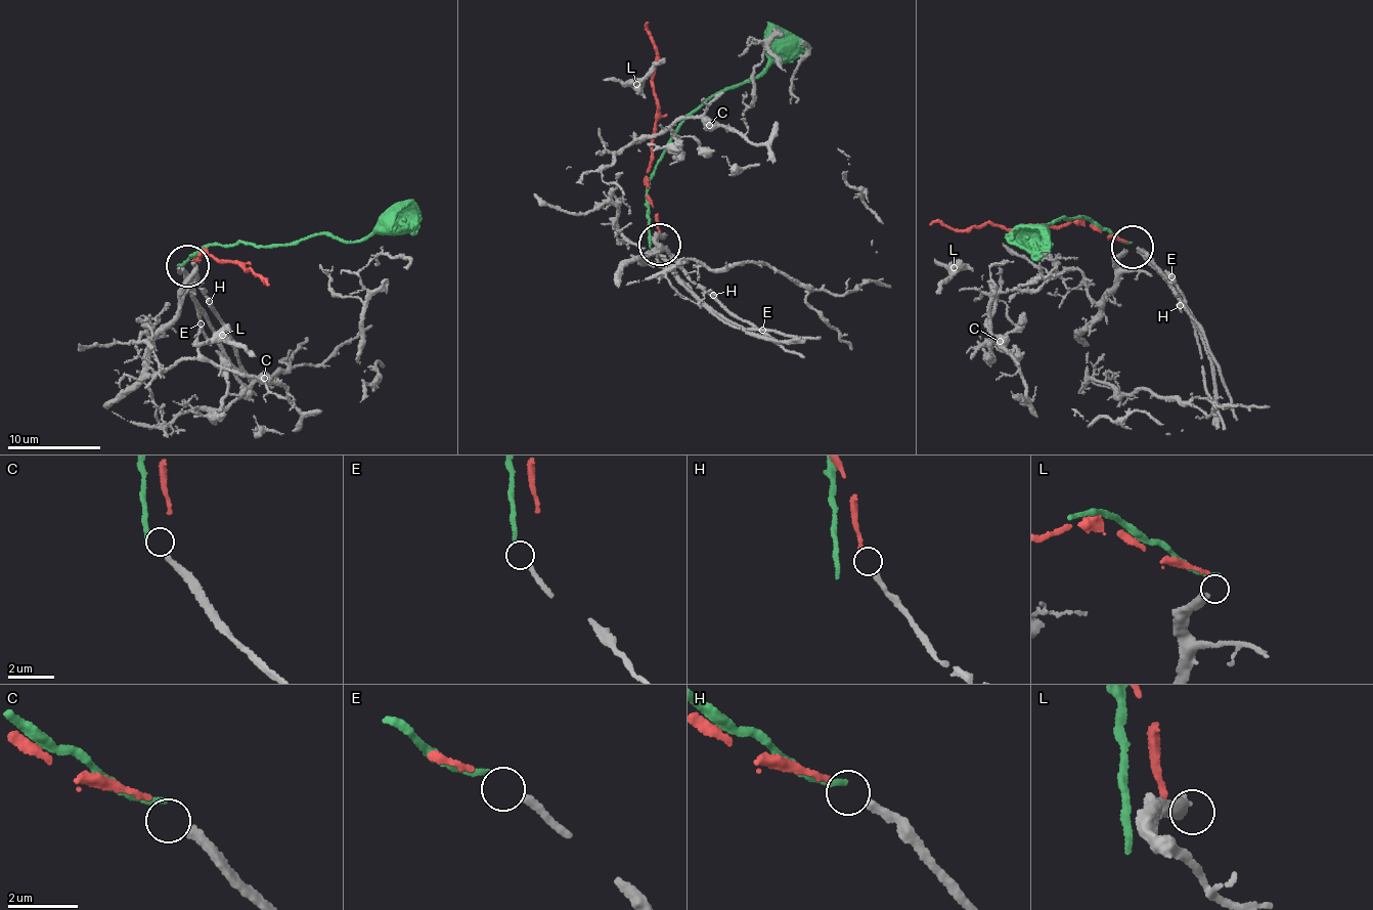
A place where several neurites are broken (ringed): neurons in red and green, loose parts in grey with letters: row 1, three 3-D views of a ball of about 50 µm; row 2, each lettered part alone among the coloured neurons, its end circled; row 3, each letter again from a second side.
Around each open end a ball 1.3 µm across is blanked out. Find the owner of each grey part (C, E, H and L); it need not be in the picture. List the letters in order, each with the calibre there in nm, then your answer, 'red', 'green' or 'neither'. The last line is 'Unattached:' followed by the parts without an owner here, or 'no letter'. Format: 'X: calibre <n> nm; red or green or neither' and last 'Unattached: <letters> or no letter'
C: calibre 280 nm; neither
E: calibre 240 nm; green
H: calibre 260 nm; red
L: calibre 380 nm; neither
Unattached: C, L

